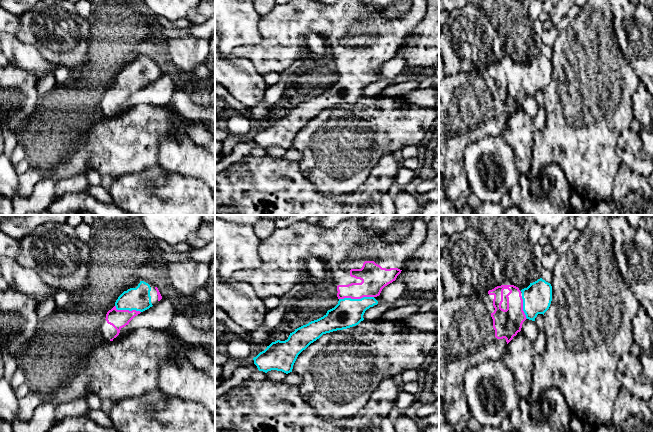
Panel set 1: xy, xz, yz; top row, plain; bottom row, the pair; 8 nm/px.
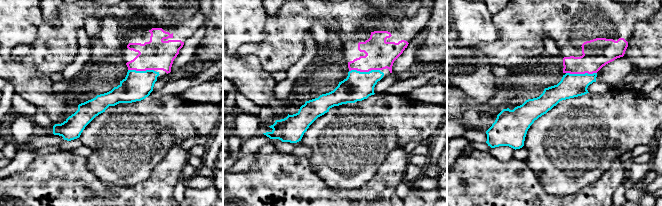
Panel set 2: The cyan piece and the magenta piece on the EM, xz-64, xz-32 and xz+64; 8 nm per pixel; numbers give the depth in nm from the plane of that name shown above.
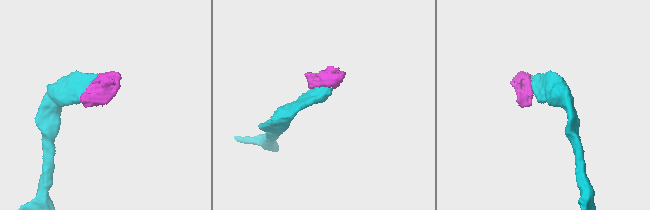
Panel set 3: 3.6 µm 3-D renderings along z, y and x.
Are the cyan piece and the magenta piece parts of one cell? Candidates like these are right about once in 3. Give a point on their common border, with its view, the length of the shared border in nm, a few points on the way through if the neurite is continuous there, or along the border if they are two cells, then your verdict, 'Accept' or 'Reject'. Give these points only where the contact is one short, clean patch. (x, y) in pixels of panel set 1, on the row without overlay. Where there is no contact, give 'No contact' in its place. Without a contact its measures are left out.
Touches cyan at xz (356, 75). Shared border 280 nm. Path across: xz (348, 88), (356, 75), (373, 58), (374, 54). Accept

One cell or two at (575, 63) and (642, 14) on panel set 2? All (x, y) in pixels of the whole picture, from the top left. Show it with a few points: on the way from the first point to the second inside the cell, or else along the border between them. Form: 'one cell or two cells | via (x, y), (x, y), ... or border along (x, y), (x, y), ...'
one cell | via (602, 58), (610, 44), (594, 38), (615, 25)

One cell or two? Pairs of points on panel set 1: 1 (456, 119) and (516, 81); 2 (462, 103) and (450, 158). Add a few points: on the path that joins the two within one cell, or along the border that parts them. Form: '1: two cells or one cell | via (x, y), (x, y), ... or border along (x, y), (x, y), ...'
1: one cell | via (475, 107), (507, 106), (508, 100)
2: one cell | via (462, 117), (461, 136), (453, 144)

